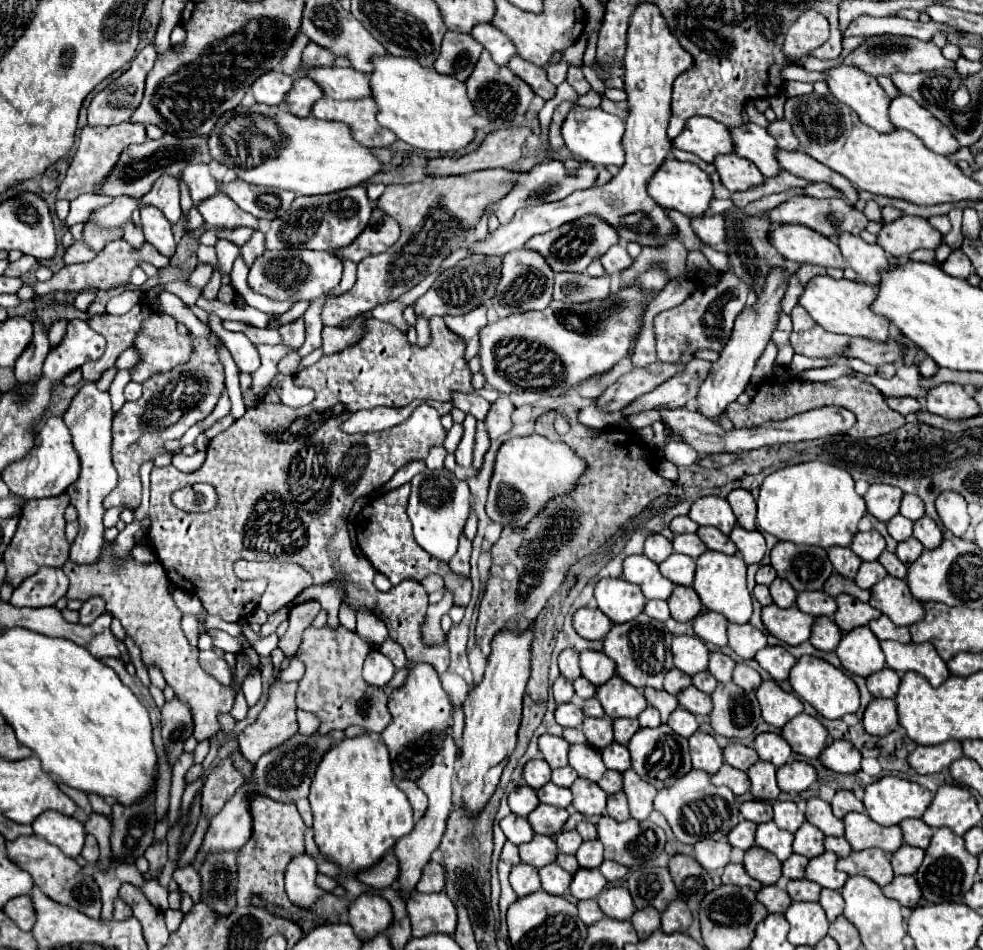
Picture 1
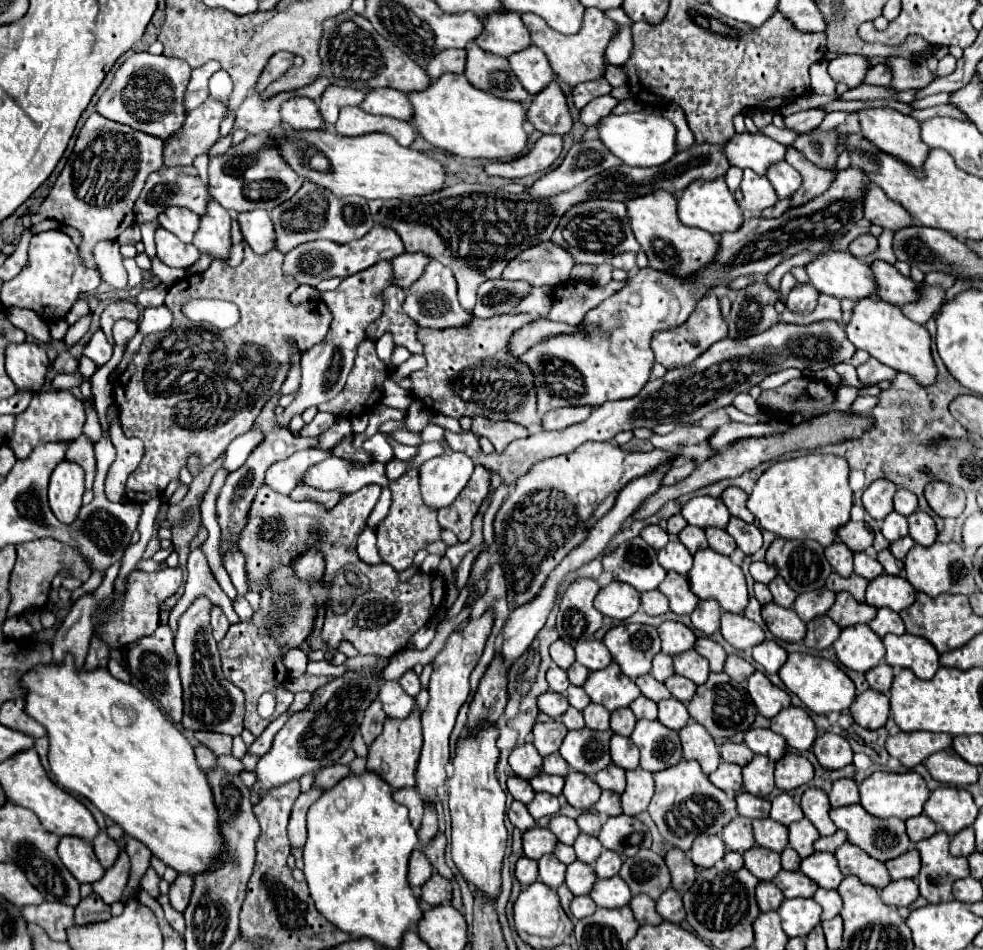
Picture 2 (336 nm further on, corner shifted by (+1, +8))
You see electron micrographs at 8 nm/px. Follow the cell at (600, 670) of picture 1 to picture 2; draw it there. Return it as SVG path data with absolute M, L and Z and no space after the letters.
M587 640L587 642L577 644L575 654L577 654L577 662L587 666L589 670L601 670L609 666L613 660L607 646L599 640Z

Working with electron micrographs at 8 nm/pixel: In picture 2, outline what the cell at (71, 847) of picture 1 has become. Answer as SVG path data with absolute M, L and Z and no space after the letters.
M61 836L57 850L65 868L79 882L93 884L103 876L105 870L101 868L89 840L79 840L79 836Z

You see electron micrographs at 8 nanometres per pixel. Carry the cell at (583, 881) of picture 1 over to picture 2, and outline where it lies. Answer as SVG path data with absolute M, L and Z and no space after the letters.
M579 860L567 866L567 886L575 896L589 894L595 882L597 882L597 876L595 876L593 866Z

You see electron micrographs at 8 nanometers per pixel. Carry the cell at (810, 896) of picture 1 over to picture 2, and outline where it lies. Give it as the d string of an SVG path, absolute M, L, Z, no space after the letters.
M781 870L775 878L773 878L775 886L783 890L785 898L797 898L797 896L803 896L803 898L811 898L817 890L817 884L807 878L803 872L789 872L789 870Z

